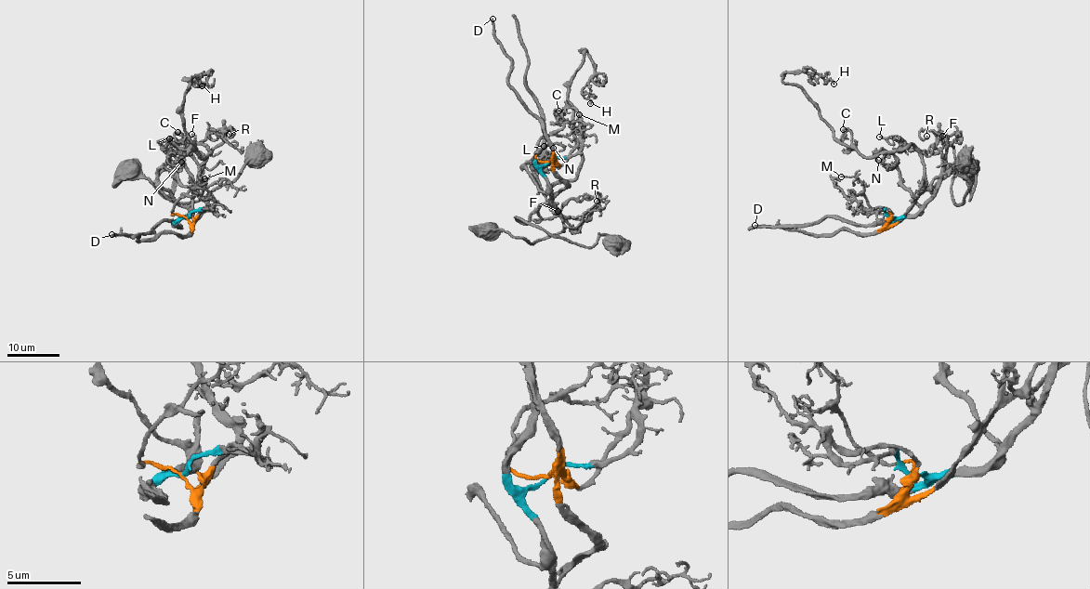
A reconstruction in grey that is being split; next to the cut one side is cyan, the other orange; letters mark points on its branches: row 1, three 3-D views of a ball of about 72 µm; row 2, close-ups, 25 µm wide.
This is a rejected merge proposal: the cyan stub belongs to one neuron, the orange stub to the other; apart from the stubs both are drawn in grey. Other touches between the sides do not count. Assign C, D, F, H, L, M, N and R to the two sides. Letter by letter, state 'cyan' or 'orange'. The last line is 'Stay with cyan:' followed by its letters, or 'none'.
C: orange
D: orange
F: cyan
H: orange
L: cyan
M: orange
N: cyan
R: cyan
Stay with cyan: F, L, N, R

